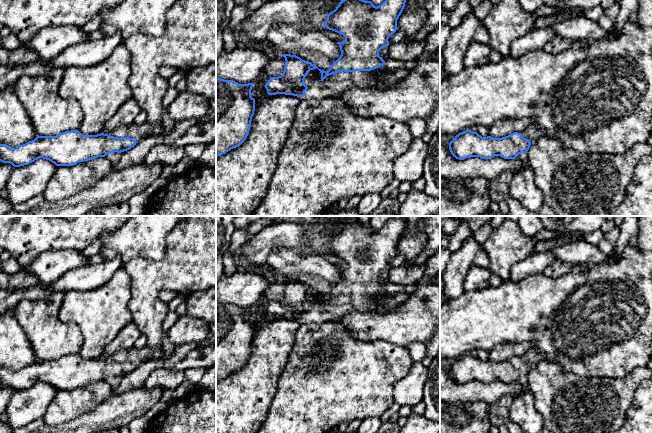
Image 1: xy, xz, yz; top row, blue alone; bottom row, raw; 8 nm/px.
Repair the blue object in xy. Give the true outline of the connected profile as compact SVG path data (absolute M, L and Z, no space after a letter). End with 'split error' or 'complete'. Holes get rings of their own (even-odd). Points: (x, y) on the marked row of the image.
M147 121L142 125L120 126L107 134L83 135L71 130L56 136L37 136L16 148L0 144L0 161L20 167L43 158L56 166L73 166L109 153L127 151L141 139L161 132L162 125Z | split error

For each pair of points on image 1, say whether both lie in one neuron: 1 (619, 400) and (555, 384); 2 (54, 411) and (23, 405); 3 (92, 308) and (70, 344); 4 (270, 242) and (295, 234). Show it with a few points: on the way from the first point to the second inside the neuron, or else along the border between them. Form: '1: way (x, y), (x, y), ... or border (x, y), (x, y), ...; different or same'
1: way (603, 400), (586, 400), (582, 396), (571, 396); same
2: border (58, 390), (42, 417); different
3: border (58, 317), (80, 330), (83, 344), (79, 352); different
4: way (276, 236), (289, 235); same

